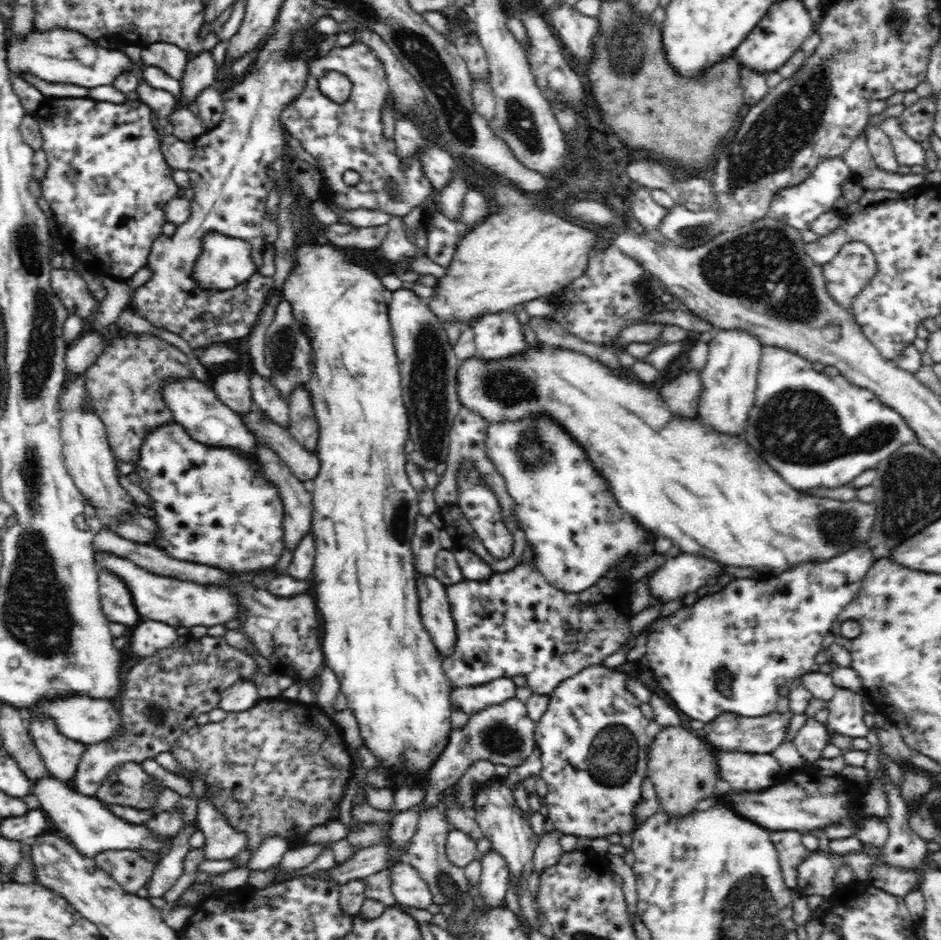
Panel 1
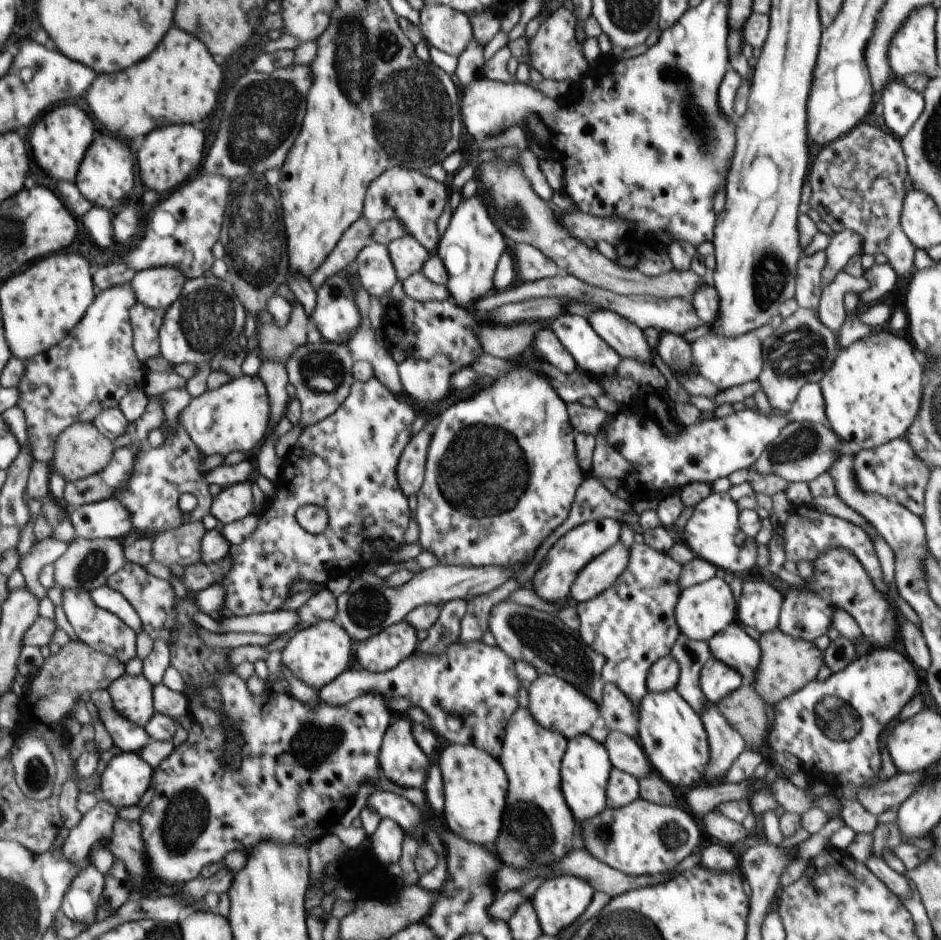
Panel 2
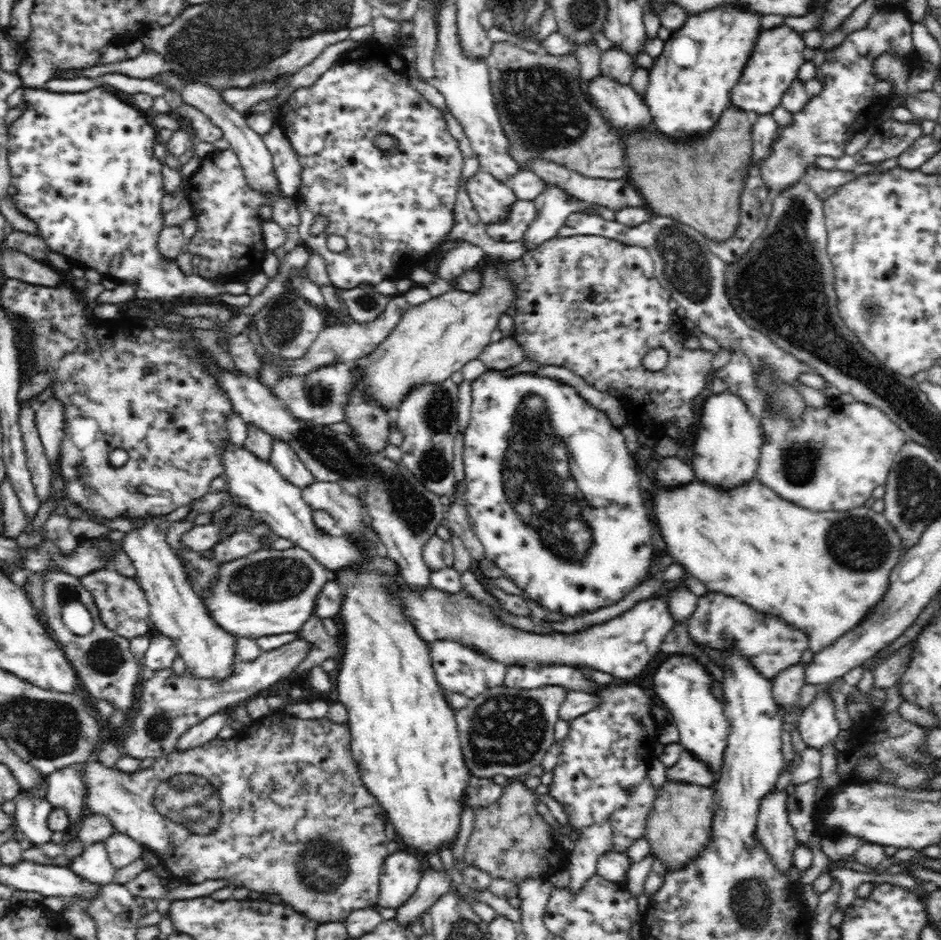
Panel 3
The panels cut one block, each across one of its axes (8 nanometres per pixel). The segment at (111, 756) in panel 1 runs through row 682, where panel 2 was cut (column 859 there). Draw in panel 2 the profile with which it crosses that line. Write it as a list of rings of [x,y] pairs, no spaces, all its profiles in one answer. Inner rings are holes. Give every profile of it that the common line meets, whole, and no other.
[[[859,123],[845,136],[818,152],[808,174],[812,187],[809,202],[834,233],[852,230],[862,238],[862,253],[882,253],[897,278],[908,278],[914,263],[915,247],[900,226],[902,200],[906,194],[907,162],[900,140],[872,124]]]

